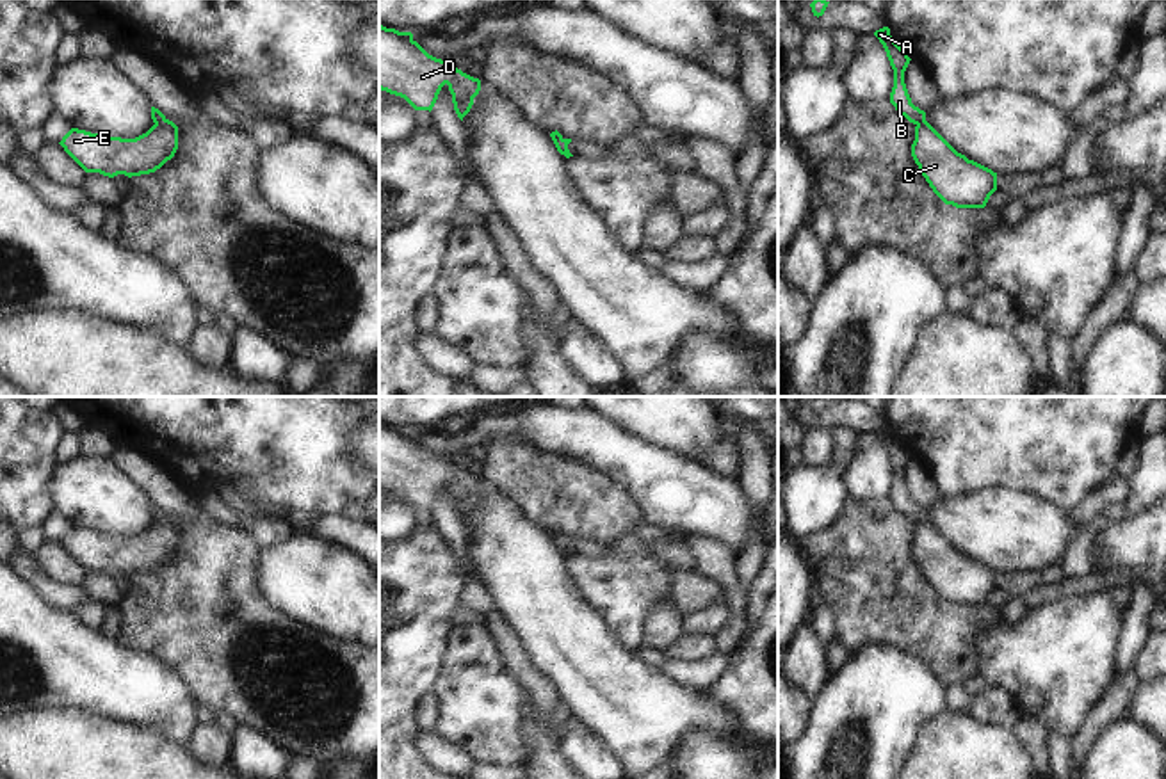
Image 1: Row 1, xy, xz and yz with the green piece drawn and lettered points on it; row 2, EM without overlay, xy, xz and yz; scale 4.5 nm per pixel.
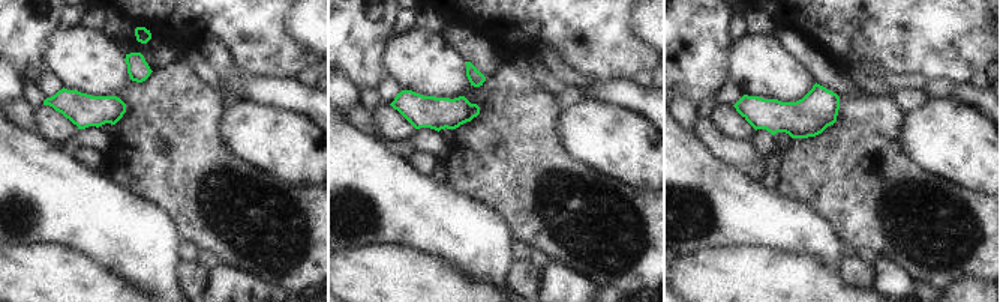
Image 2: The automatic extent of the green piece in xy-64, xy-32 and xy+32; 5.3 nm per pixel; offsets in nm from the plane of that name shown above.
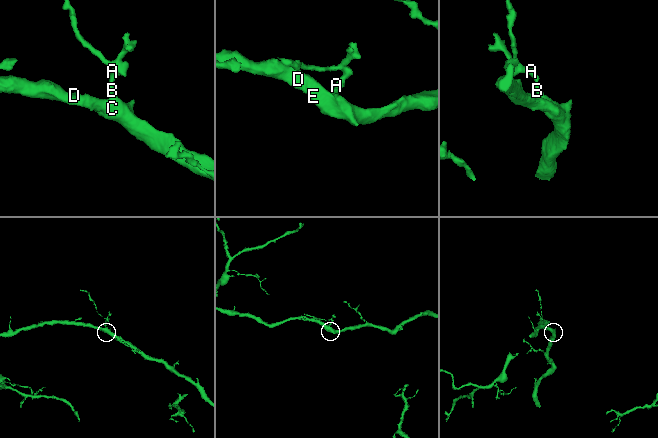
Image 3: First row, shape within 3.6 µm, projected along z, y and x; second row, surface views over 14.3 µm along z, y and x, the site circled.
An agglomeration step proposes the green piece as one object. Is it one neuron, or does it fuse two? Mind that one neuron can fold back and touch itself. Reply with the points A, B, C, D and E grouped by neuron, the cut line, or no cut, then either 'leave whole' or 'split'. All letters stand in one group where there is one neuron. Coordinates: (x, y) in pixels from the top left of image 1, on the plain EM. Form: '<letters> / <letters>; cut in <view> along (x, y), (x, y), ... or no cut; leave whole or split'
A B C D E; no cut; leave whole

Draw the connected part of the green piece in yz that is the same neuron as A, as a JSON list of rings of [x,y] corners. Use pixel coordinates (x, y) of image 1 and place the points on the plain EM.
[[[890,427],[874,430],[894,468],[890,502],[915,523],[911,555],[933,590],[956,606],[984,606],[997,589],[997,571],[958,551],[927,519],[926,510],[911,502],[904,482],[908,452],[894,439]]]

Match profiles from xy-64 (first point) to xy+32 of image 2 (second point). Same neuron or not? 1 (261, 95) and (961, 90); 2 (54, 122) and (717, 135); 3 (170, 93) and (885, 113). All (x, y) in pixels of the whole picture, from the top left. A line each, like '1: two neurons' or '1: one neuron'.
1: one neuron
2: two neurons
3: one neuron

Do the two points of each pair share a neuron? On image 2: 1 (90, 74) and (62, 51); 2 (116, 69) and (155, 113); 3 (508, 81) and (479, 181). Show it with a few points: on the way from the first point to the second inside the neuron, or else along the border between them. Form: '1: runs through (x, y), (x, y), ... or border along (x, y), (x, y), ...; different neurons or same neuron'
1: runs through (83, 66), (69, 53); same neuron
2: border along (131, 80), (114, 95); different neurons
3: runs through (508, 105), (508, 150), (502, 157); same neuron

